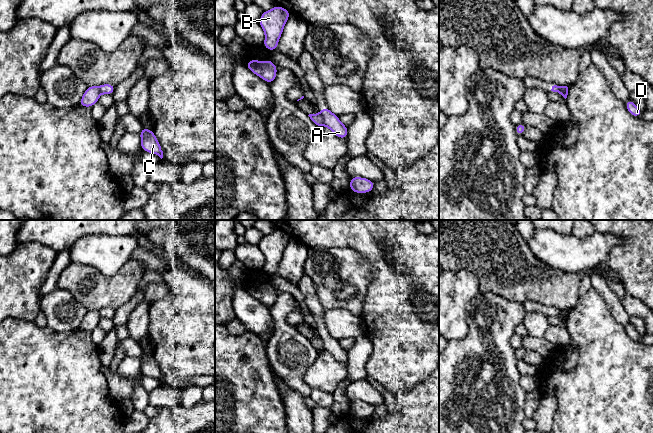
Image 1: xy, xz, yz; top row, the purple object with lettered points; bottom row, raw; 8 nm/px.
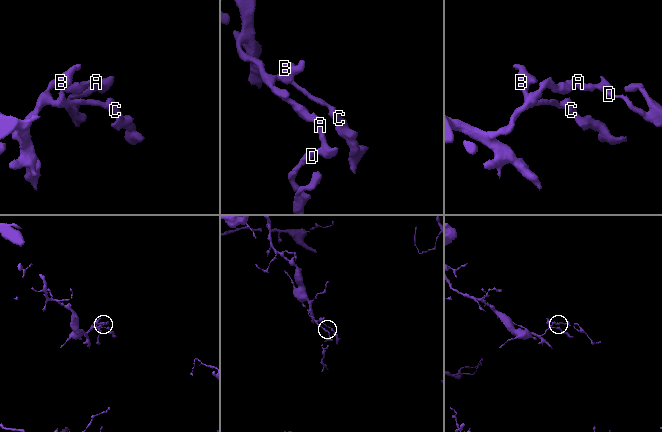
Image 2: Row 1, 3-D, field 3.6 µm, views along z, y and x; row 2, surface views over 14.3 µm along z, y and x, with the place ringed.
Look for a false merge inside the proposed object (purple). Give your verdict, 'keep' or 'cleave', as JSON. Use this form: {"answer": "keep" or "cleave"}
{"answer": "cleave"}

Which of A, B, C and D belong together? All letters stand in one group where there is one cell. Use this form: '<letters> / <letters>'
A D / B C

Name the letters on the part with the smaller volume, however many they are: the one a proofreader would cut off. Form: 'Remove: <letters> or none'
Remove: A, D

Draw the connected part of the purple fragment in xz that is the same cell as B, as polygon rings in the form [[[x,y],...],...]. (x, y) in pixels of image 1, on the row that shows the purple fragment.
[[[278,5],[271,10],[263,12],[258,23],[265,32],[263,46],[266,49],[270,51],[277,50],[278,41],[290,15],[291,13],[288,10]]]

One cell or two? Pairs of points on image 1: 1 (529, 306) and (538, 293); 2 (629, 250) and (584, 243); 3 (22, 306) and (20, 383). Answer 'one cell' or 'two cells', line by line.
1: two cells
2: two cells
3: two cells

